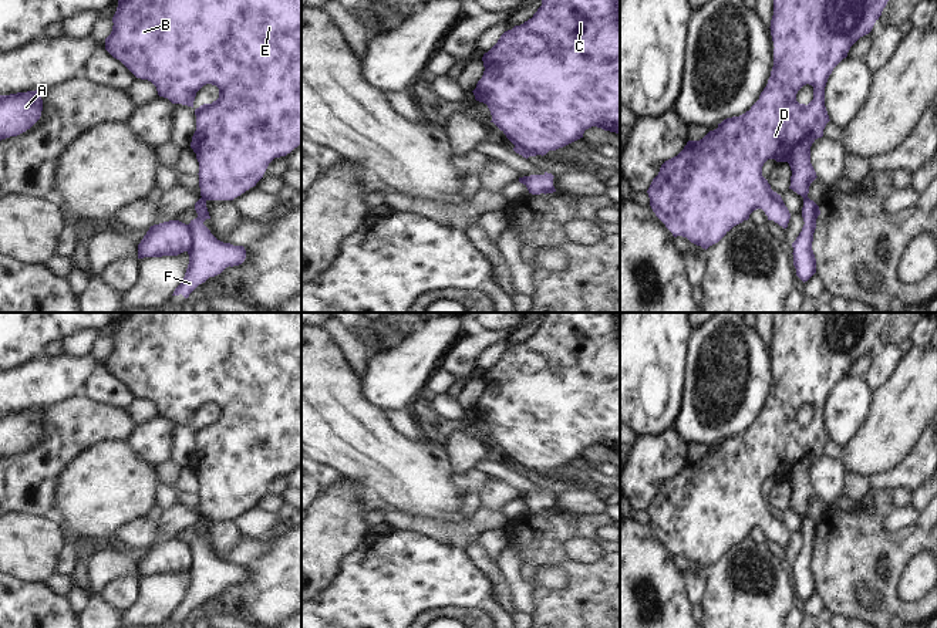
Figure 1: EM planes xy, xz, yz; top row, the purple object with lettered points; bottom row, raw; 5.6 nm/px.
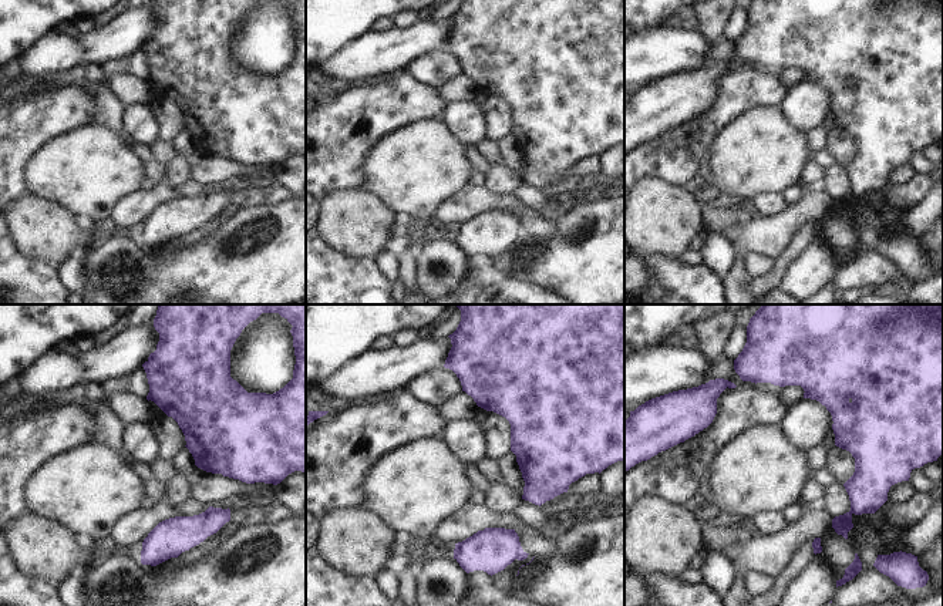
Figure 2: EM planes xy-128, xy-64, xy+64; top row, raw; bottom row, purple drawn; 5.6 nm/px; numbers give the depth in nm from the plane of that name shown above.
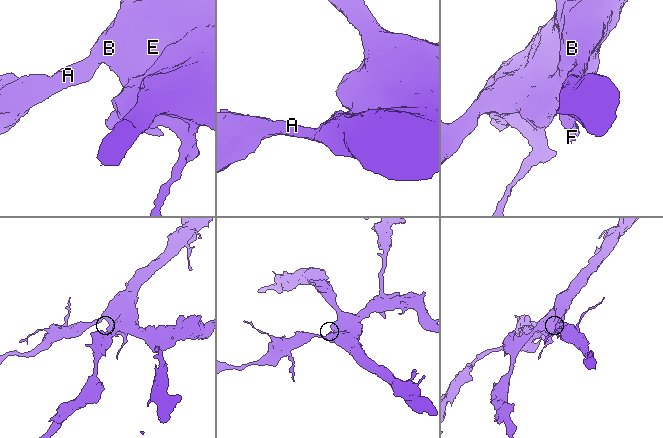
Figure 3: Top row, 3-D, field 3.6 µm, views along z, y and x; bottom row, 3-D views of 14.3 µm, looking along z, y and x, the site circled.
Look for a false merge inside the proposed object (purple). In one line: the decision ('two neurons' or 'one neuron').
two neurons

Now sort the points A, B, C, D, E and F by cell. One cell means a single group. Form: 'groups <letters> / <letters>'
groups A B C D E / F

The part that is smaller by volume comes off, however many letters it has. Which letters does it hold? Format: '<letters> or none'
F

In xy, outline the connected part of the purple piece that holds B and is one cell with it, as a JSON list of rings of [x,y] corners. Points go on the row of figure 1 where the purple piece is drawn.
[[[118,0],[112,23],[112,31],[105,38],[105,50],[136,78],[151,81],[159,97],[193,108],[196,92],[203,85],[212,84],[219,88],[216,101],[195,109],[196,131],[191,142],[199,162],[200,196],[206,200],[233,200],[256,186],[274,158],[286,156],[301,145],[301,0]]]

